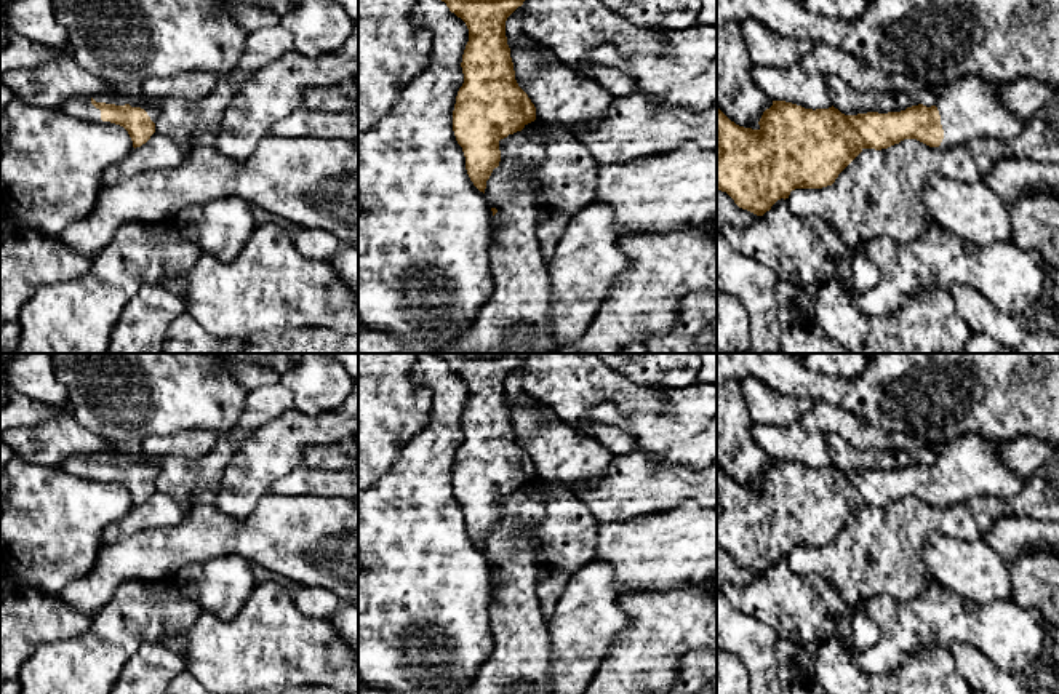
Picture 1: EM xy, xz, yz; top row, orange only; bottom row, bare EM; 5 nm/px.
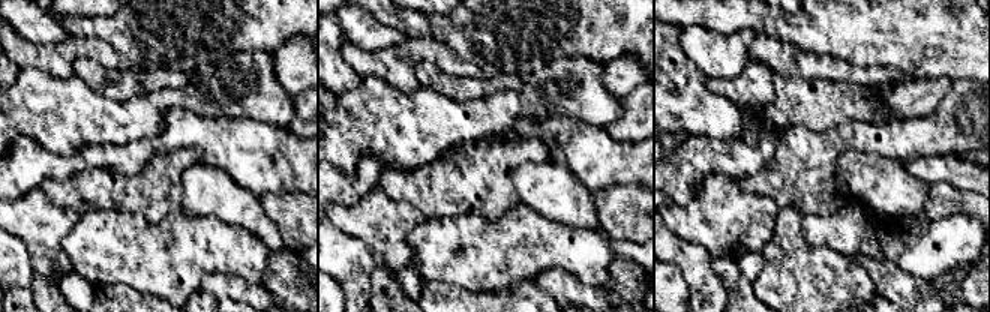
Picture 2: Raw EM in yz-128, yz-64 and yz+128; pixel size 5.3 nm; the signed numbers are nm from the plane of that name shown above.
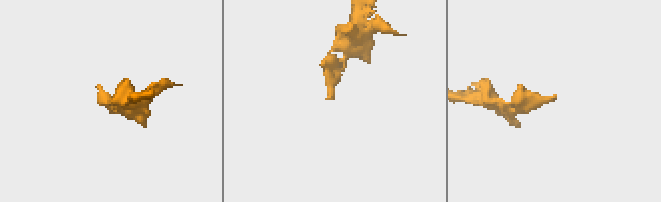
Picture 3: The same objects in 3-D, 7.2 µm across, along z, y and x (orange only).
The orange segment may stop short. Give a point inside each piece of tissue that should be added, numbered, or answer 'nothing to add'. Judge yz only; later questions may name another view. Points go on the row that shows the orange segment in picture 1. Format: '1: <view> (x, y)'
1: yz (970, 107)

